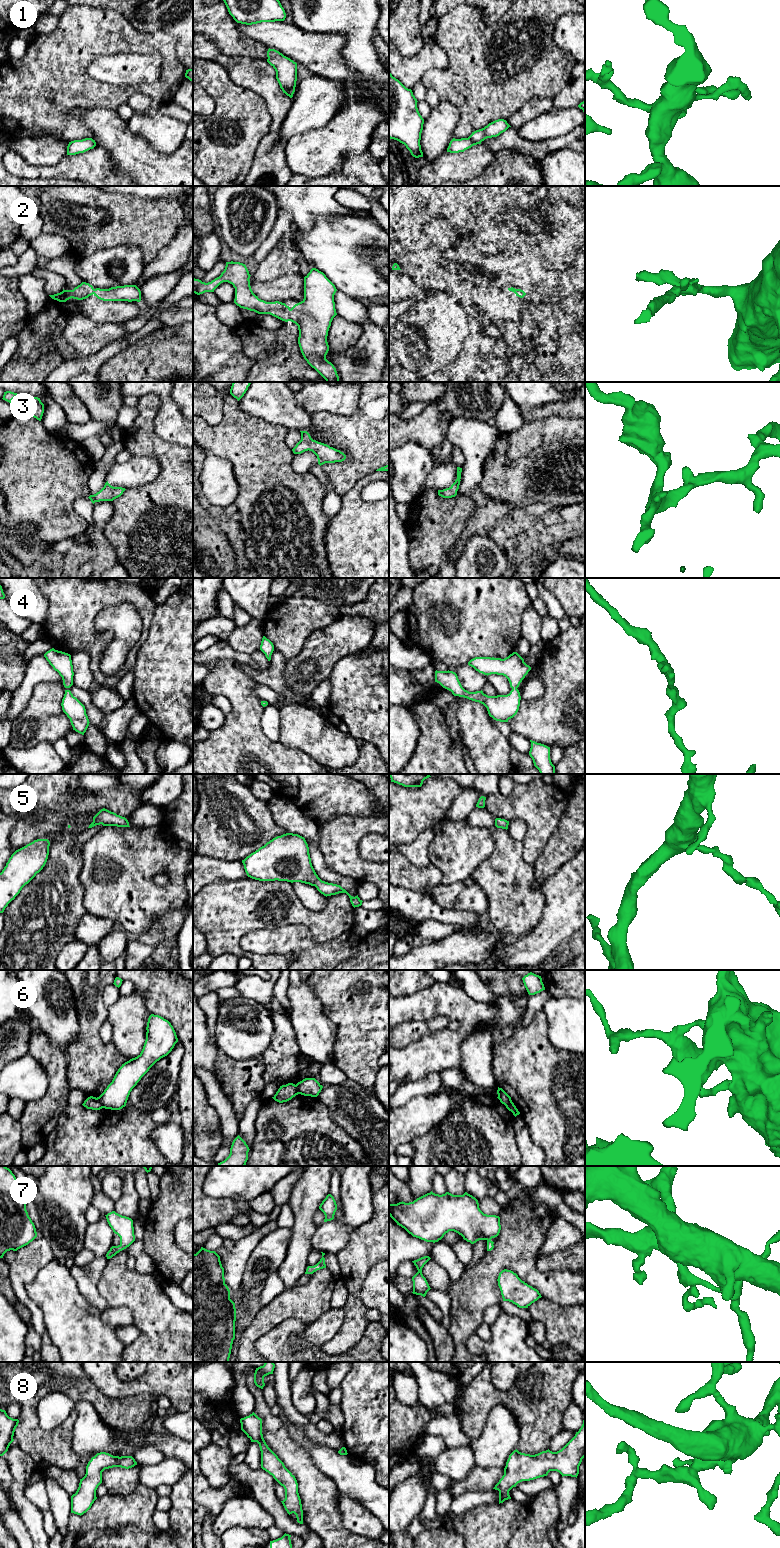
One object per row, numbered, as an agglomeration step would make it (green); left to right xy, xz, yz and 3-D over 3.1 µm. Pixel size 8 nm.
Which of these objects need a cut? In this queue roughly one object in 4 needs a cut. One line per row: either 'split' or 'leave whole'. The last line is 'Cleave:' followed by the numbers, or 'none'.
1: leave whole
2: leave whole
3: leave whole
4: leave whole
5: leave whole
6: split
7: leave whole
8: leave whole
Cleave: 6

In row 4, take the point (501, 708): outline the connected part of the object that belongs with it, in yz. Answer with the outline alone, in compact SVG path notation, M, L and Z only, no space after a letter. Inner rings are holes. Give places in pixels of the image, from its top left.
M513 652L508 657L475 657L468 662L479 673L484 675L503 675L505 676L512 690L507 695L488 696L483 691L469 692L465 690L455 672L453 671L435 671L435 682L443 688L452 692L454 696L464 697L469 700L483 704L490 717L496 721L508 722L513 718L520 706L520 692L517 689L531 670L531 667L524 662L524 659Z

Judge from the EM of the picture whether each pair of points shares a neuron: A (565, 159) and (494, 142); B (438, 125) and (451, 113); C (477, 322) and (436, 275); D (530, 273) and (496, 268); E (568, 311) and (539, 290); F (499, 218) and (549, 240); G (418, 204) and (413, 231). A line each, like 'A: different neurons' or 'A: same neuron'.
A: different neurons
B: same neuron
C: same neuron
D: same neuron
E: same neuron
F: same neuron
G: same neuron

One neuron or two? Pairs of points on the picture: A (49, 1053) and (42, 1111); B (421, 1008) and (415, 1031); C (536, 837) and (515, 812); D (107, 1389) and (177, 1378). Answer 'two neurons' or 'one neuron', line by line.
A: one neuron
B: two neurons
C: one neuron
D: one neuron

